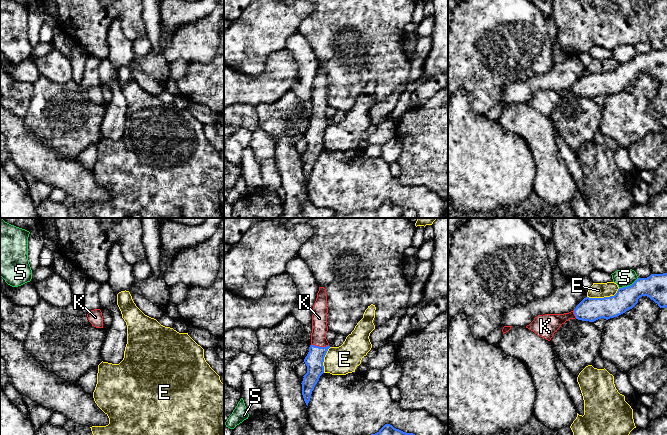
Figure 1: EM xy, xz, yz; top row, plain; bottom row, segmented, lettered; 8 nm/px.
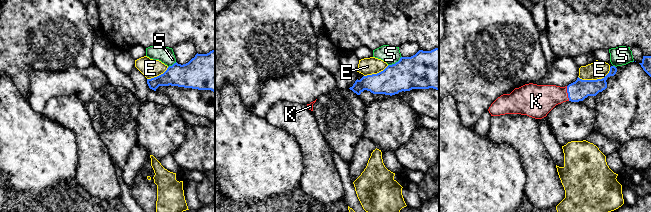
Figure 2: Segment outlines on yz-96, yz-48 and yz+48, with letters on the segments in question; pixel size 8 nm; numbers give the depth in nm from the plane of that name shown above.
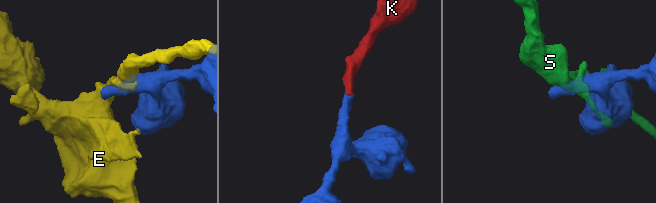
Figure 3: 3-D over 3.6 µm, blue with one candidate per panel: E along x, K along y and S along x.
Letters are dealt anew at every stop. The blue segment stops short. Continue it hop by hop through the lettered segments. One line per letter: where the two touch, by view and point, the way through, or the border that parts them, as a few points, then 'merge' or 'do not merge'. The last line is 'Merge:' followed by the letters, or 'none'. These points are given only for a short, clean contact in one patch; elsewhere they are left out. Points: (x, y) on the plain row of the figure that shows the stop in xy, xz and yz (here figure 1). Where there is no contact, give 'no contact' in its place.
E: contact yz (604, 73); border yz (619, 64), (613, 71), (587, 73); do not merge
K: contact xz (320, 123); way xz (314, 136), (320, 123), (319, 94); merge
S: contact yz (628, 62); do not merge
Merge: K

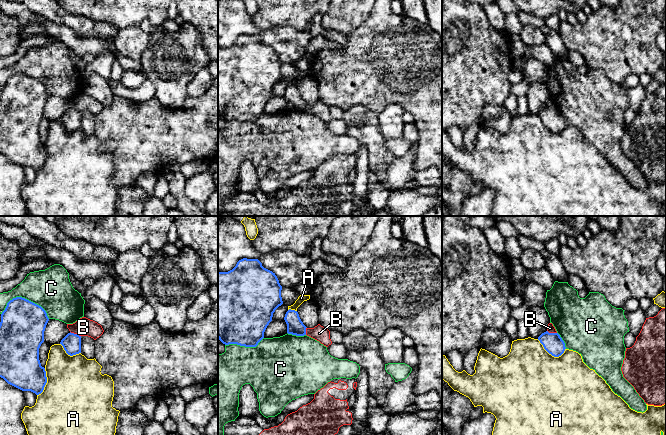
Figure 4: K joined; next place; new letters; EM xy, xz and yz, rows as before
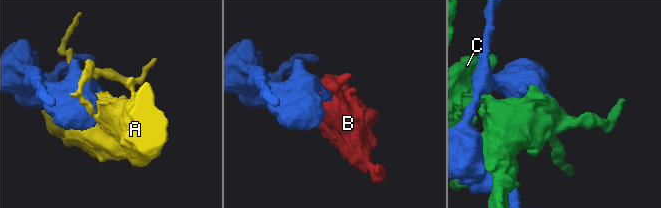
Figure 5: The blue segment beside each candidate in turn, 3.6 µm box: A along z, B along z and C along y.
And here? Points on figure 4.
A: contact yz (550, 129); do not merge
B: contact xy (75, 110); border xy (70, 107), (80, 112); do not merge
C: contact xy (24, 74); do not merge
Merge: none

